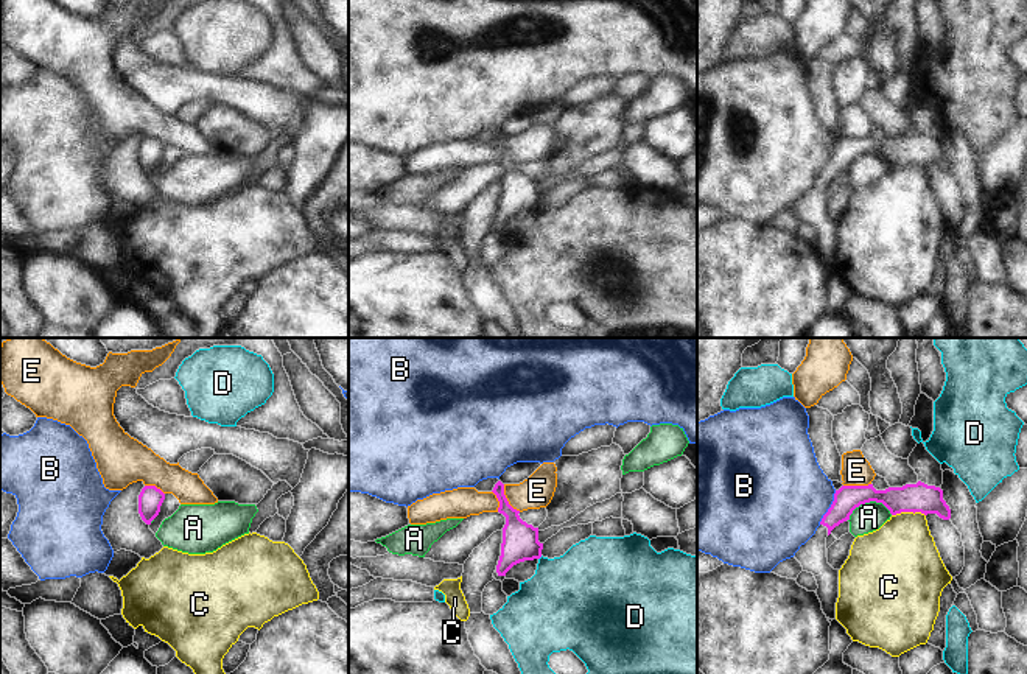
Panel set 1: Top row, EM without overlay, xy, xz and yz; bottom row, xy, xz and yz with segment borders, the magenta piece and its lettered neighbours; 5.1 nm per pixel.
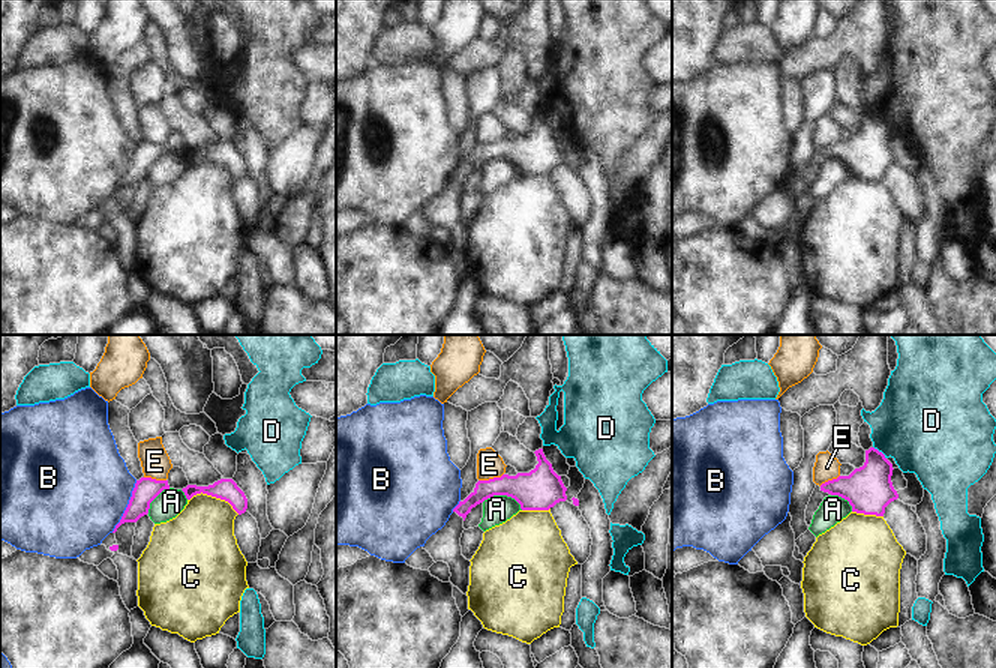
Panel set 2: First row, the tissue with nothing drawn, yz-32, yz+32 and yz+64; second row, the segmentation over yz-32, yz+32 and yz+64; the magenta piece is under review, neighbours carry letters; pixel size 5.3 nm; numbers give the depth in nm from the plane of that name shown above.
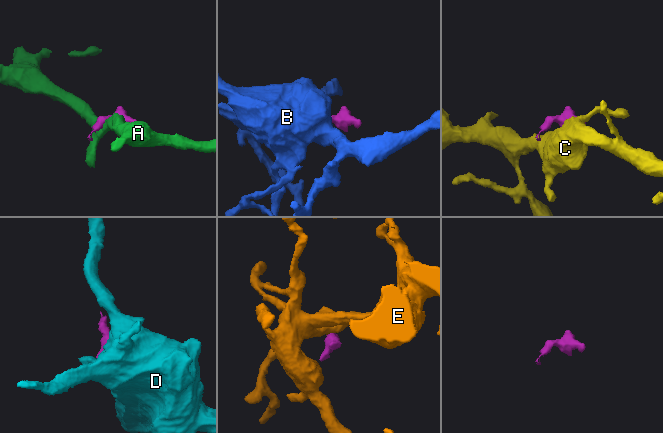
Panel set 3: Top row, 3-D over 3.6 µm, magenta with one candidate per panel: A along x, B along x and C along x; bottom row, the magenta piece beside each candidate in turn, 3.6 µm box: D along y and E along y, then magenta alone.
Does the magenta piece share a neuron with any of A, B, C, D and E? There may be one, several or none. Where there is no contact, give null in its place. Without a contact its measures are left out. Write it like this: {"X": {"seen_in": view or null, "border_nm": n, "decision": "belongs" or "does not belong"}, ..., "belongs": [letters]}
{"A": {"seen_in": "yz", "border_nm": 240, "decision": "does not belong"}, "B": {"seen_in": "yz", "border_nm": 200, "decision": "does not belong"}, "C": {"seen_in": "yz", "border_nm": 180, "decision": "does not belong"}, "D": {"seen_in": null, "decision": "does not belong"}, "E": {"seen_in": "xz", "border_nm": 170, "decision": "does not belong"}, "belongs": []}

